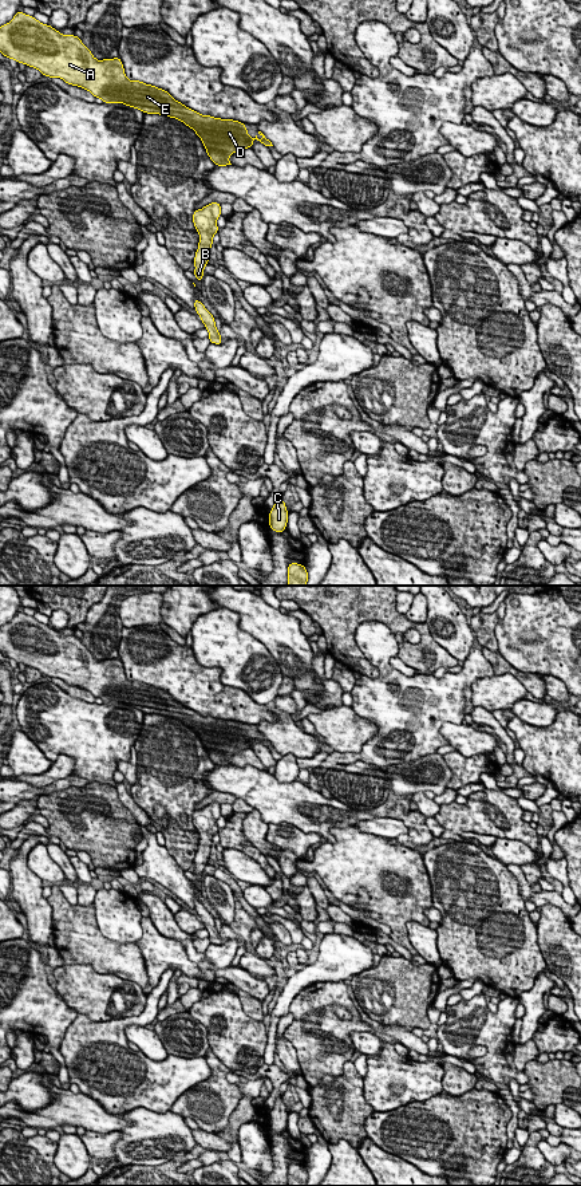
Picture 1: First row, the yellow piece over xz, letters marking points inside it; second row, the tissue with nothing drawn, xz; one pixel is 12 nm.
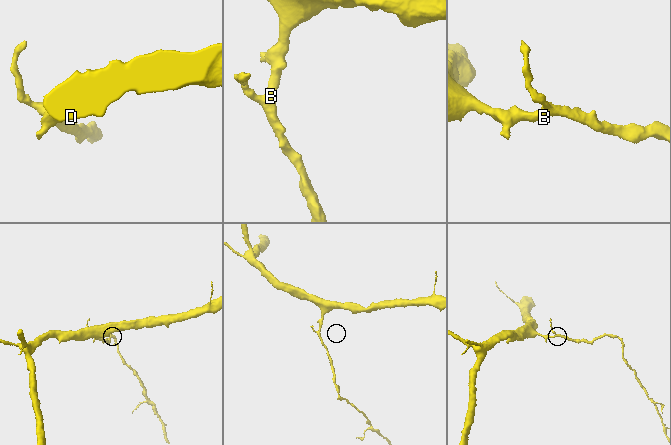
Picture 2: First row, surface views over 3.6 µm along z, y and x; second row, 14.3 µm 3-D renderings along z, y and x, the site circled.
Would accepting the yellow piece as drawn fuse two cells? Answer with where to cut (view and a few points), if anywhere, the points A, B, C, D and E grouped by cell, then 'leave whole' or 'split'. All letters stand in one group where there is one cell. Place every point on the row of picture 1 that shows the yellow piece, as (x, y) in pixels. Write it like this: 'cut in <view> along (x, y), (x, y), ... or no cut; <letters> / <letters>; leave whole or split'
no cut; A B C D E; leave whole

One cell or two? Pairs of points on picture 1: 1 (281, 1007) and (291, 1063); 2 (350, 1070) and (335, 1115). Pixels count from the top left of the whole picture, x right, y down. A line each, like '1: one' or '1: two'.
1: two
2: one

